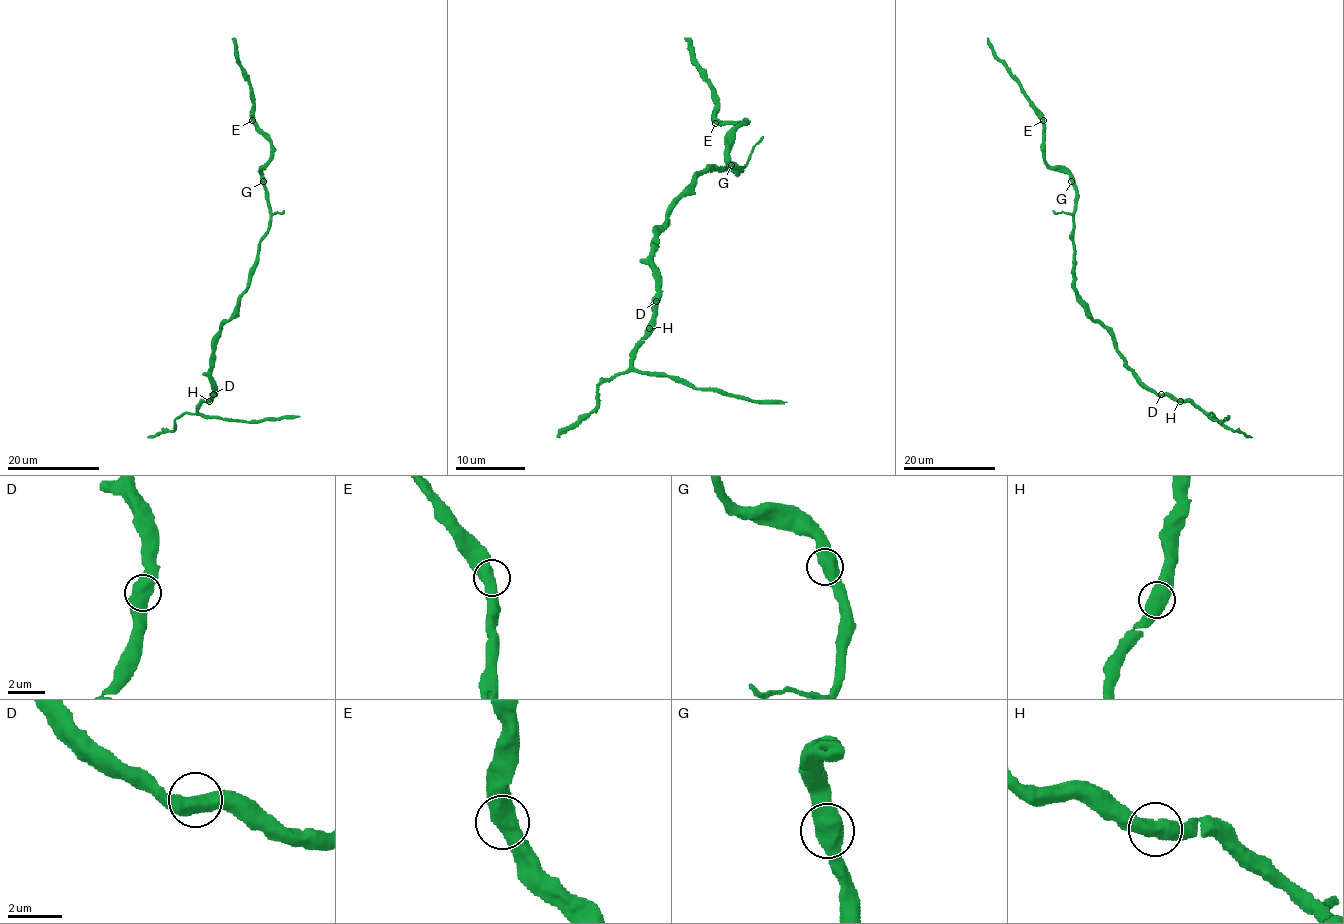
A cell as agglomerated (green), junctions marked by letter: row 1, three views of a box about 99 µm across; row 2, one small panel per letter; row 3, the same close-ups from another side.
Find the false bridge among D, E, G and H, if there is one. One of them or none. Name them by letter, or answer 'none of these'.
none of these

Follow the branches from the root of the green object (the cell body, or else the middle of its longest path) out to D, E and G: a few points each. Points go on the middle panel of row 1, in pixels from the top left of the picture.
D: (701, 173), (677, 200), (666, 220), (658, 229), (658, 248), (652, 257), (656, 301)
E: (701, 173), (706, 170), (741, 168), (738, 172), (729, 159), (729, 135), (743, 124), (715, 123)
G: (701, 173), (706, 170), (741, 168), (738, 172), (731, 165)

